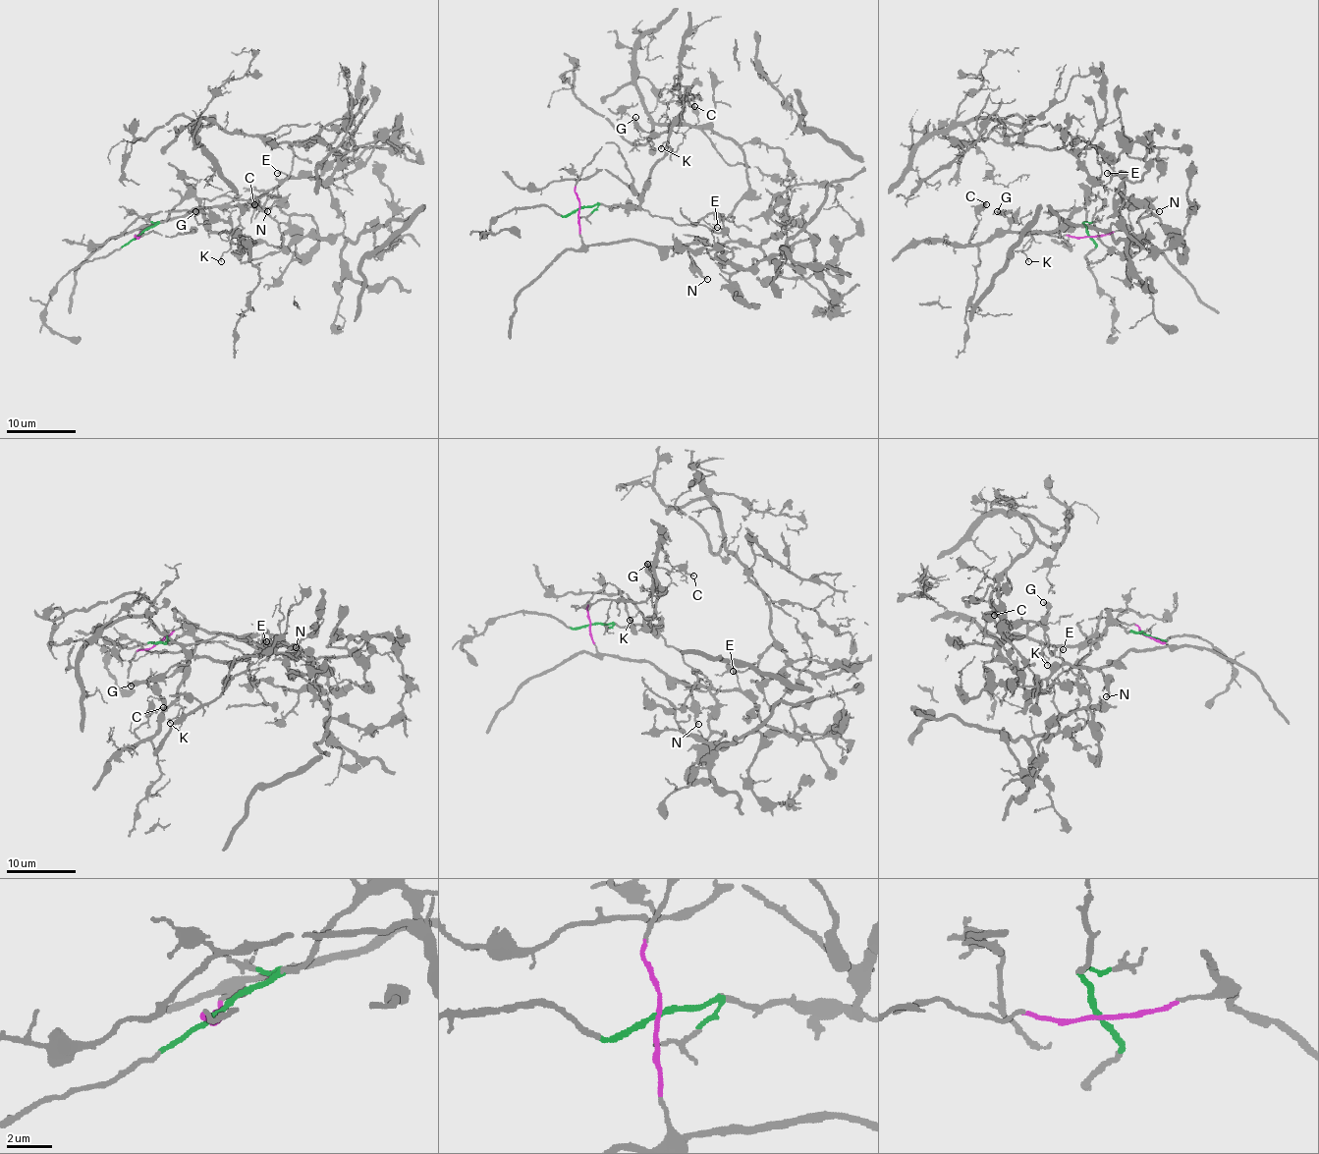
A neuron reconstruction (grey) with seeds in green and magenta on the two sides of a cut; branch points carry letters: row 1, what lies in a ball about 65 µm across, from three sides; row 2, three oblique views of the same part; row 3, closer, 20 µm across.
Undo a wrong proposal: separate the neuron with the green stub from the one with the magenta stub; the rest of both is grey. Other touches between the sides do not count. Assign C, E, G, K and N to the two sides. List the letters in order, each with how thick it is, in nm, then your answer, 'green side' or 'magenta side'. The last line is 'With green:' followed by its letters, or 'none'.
C: 190 nm thick; green side
E: 150 nm thick; magenta side
G: 380 nm thick; green side
K: 130 nm thick; green side
N: 200 nm thick; magenta side
With green: C, G, K

